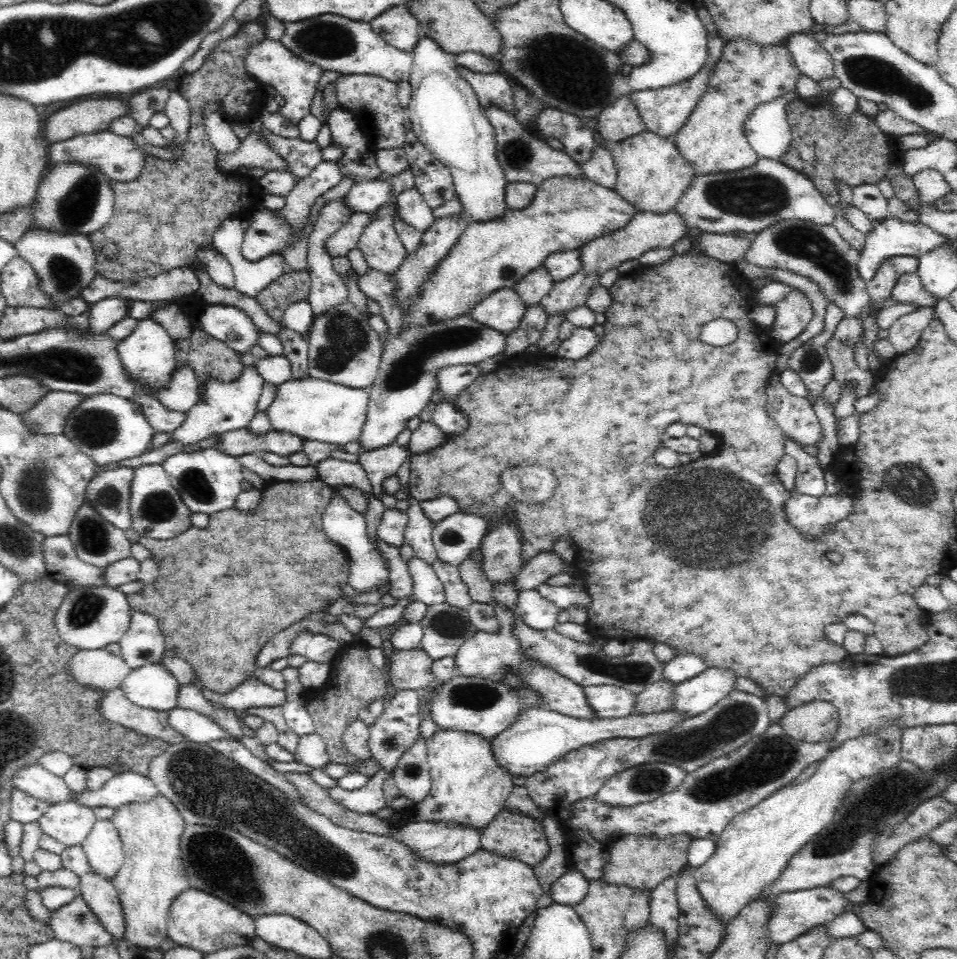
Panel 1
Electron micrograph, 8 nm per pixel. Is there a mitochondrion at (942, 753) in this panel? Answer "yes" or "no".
yes

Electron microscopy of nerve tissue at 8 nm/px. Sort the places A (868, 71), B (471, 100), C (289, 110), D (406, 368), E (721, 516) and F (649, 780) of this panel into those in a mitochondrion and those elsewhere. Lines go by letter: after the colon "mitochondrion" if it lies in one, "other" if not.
A: mitochondrion
B: other
C: other
D: mitochondrion
E: mitochondrion
F: mitochondrion

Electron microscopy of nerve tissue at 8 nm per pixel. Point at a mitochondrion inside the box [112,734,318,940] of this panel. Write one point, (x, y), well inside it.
(213, 855)

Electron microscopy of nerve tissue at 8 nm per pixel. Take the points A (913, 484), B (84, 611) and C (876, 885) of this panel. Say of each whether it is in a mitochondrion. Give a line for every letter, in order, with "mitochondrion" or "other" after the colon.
A: mitochondrion
B: mitochondrion
C: other

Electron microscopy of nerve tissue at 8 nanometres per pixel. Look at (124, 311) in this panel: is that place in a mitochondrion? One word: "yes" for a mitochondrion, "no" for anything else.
no

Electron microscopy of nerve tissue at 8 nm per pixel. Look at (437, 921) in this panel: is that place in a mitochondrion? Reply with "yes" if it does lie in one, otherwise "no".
no

